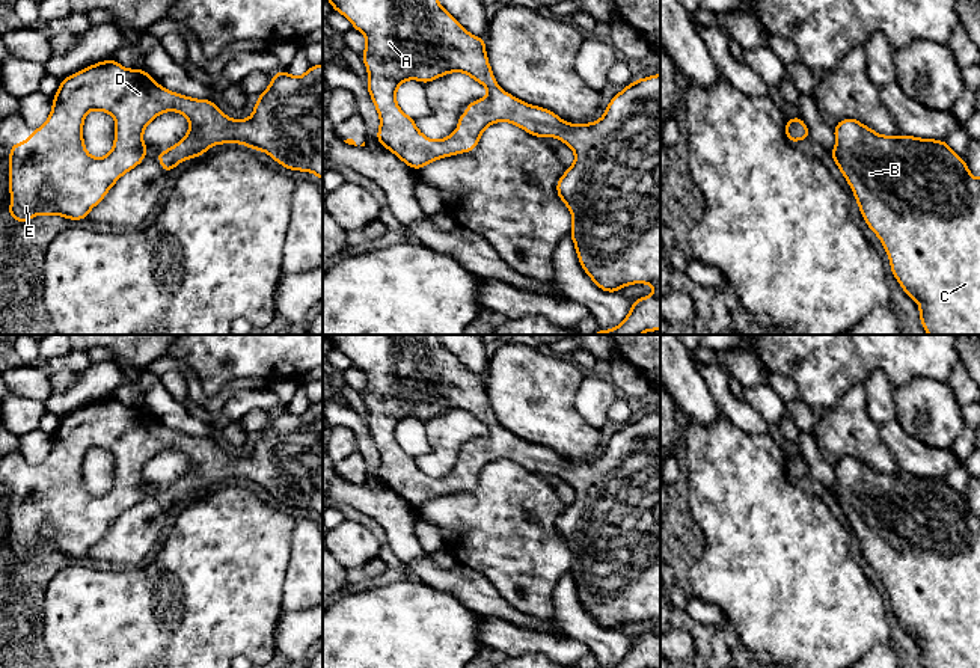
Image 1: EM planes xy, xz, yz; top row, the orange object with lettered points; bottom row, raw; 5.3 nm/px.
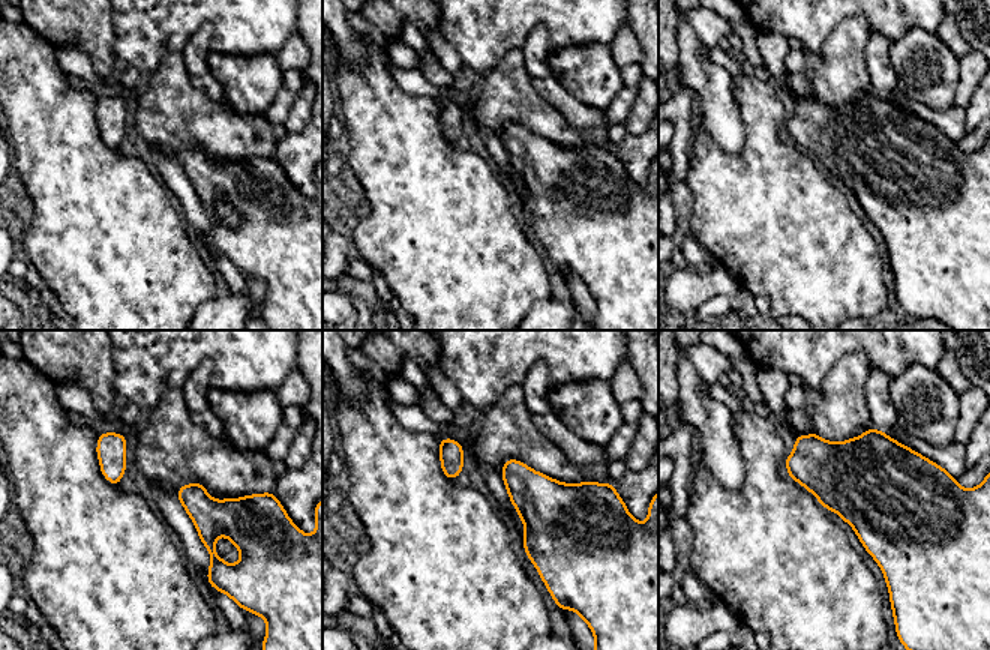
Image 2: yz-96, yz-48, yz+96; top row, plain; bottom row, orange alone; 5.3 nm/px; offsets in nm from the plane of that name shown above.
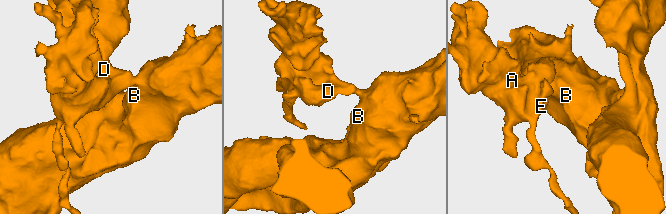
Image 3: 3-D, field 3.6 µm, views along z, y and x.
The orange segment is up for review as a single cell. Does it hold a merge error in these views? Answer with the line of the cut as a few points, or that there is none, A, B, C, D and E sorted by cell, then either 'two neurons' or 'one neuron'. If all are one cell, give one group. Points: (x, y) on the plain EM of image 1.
no cut | A B C D E | one neuron

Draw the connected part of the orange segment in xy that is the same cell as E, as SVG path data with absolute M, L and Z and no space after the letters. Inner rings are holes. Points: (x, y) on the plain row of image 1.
M109 397L60 418L45 461L9 487L8 553L24 562L36 552L87 556L89 549L106 535L115 520L143 499L149 489L143 483L143 469L163 449L179 449L190 460L181 480L155 492L167 511L181 499L205 492L213 483L234 480L267 490L285 507L312 510L323 519L323 401L311 404L302 415L274 410L270 424L259 431L252 454L229 457L211 437L167 428L143 406L128 407ZM90 448L101 448L115 455L115 481L103 496L89 493L83 478L83 461Z

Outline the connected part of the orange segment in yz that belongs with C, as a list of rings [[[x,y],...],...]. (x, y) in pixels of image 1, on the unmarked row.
[[[853,455],[834,464],[837,483],[829,489],[832,498],[849,520],[867,564],[877,573],[890,596],[891,611],[912,639],[920,639],[918,651],[924,668],[980,668],[980,517],[974,516],[945,478],[914,473],[882,473]]]

